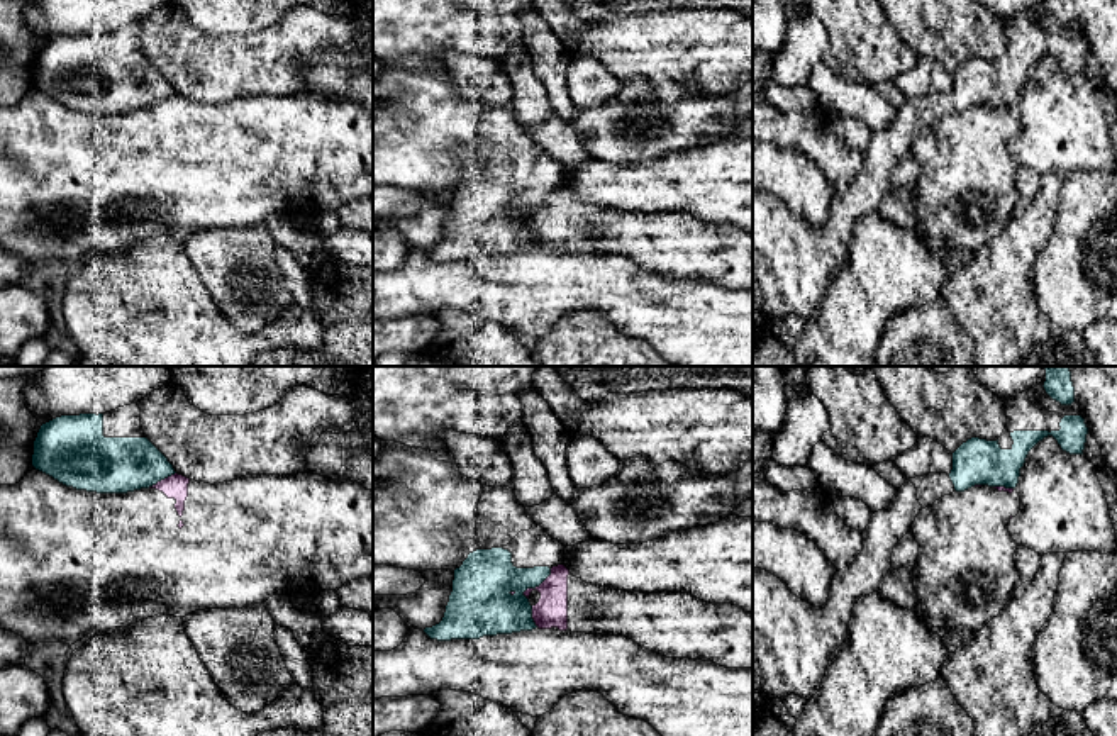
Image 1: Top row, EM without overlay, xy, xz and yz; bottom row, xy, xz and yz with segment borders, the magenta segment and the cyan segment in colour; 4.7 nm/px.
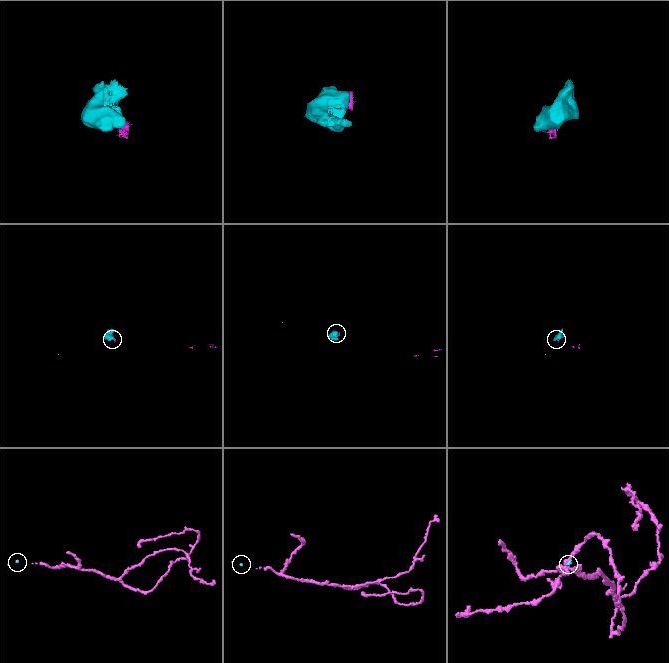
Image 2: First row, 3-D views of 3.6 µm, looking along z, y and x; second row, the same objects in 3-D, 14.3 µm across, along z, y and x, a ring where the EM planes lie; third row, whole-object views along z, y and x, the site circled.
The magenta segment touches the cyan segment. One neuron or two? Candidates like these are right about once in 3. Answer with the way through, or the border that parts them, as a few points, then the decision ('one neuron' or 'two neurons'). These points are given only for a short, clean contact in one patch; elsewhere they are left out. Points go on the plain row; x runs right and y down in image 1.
along xz (551, 189), (538, 206), (524, 212), (527, 219) | two neurons

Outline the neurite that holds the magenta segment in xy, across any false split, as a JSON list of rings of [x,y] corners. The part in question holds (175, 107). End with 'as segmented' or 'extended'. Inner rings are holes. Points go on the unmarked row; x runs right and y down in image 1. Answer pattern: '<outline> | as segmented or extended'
[[[32,88],[19,103],[0,105],[0,249],[22,256],[29,265],[75,265],[85,256],[112,254],[158,234],[185,237],[205,229],[242,229],[264,224],[273,215],[314,217],[322,210],[339,210],[344,204],[373,197],[373,112],[351,100],[332,100],[314,93],[246,95],[210,105],[183,95],[171,95],[149,109],[127,114],[76,110]]] | extended

